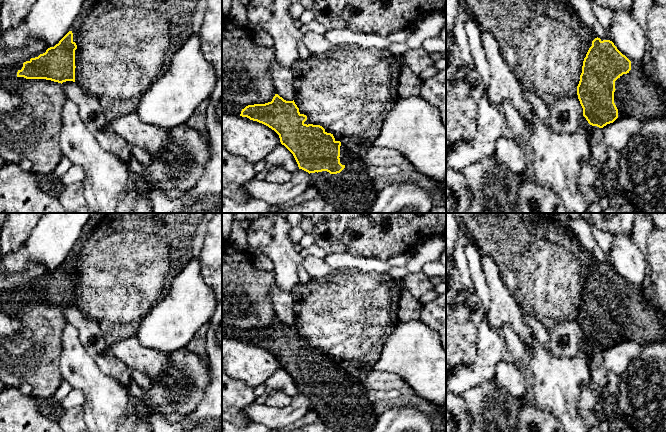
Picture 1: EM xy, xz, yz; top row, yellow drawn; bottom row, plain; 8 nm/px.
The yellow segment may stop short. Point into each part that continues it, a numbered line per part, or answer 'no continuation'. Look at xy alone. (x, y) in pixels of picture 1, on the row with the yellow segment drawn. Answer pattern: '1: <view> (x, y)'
1: xy (10, 72)

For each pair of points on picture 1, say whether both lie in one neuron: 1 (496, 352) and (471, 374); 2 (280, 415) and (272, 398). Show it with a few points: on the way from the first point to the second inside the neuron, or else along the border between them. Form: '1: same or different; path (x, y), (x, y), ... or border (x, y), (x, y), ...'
1: same; path (490, 358), (477, 371)
2: different; border (292, 398), (282, 407), (265, 403)

